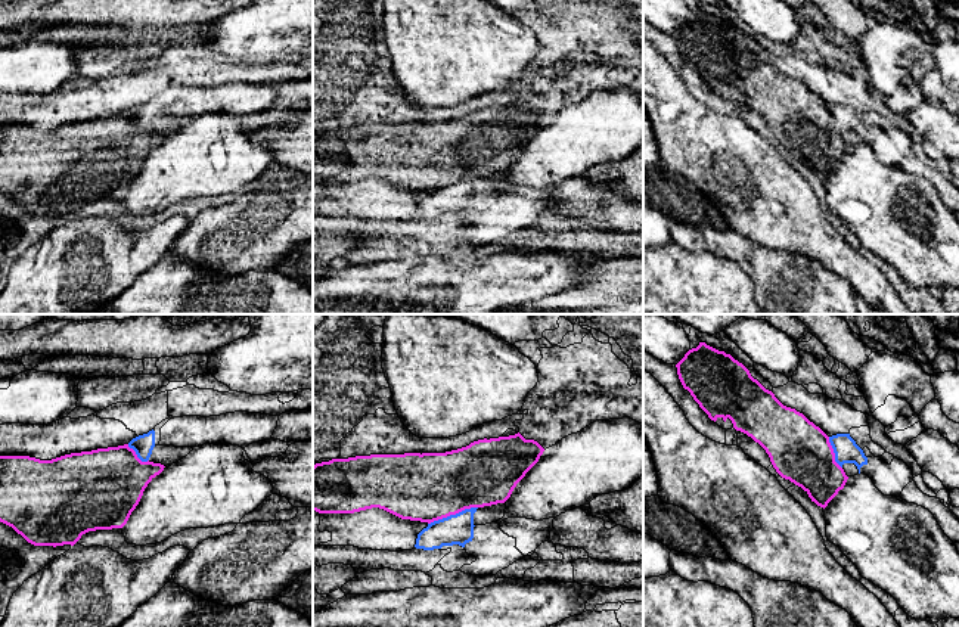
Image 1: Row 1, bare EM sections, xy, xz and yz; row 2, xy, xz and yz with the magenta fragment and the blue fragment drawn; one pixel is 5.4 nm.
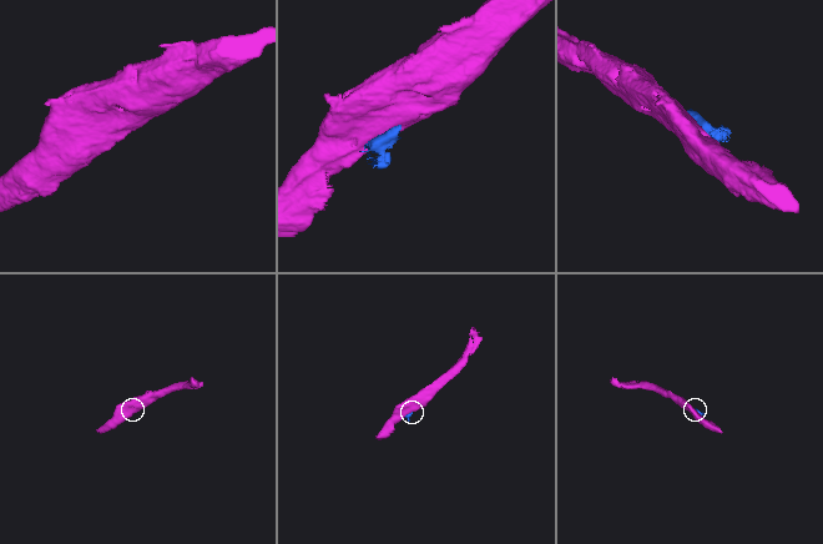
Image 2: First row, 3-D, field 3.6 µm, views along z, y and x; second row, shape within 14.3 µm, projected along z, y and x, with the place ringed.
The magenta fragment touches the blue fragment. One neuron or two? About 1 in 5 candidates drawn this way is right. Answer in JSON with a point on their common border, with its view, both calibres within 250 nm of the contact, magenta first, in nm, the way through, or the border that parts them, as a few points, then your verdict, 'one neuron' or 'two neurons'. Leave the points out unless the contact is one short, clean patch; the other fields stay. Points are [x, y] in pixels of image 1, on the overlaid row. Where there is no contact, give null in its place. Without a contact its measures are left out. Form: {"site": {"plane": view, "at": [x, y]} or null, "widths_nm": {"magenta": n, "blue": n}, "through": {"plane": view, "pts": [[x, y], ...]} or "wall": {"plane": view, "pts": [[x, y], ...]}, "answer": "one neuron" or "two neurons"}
{"site": {"plane": "xz", "at": [452, 514]}, "widths_nm": {"magenta": 380, "blue": 160}, "answer": "two neurons"}

